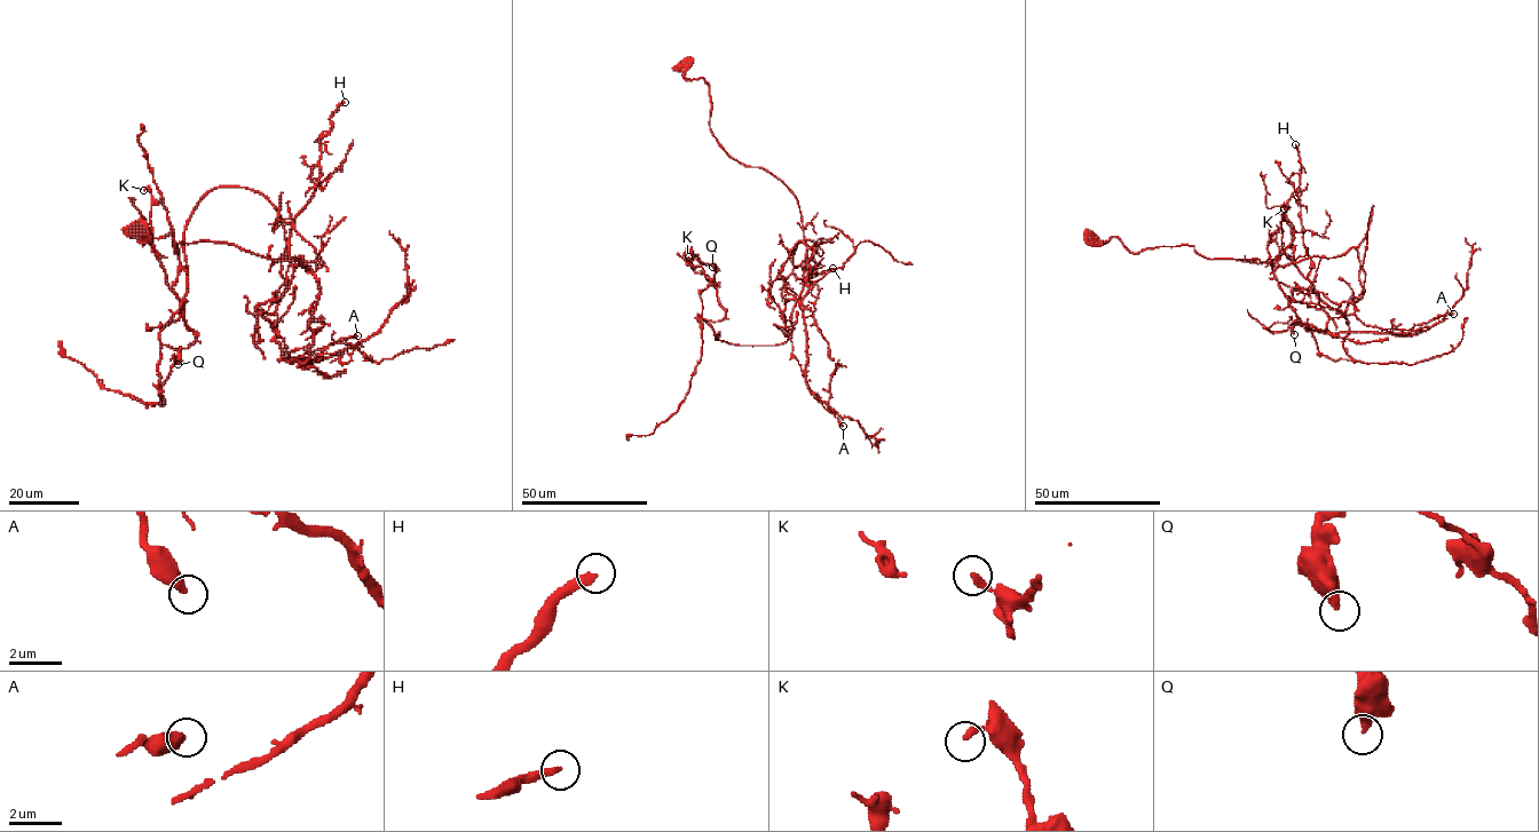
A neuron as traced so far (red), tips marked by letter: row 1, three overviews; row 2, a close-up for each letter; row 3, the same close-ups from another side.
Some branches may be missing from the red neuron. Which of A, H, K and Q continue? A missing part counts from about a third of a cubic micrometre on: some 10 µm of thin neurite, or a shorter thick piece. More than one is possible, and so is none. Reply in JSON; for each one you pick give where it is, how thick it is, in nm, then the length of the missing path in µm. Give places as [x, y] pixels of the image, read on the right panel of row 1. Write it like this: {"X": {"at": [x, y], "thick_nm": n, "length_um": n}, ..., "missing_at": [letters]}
{"H": {"at": [1295, 144], "thick_nm": 300, "length_um": 25}, "missing_at": ["H"]}

